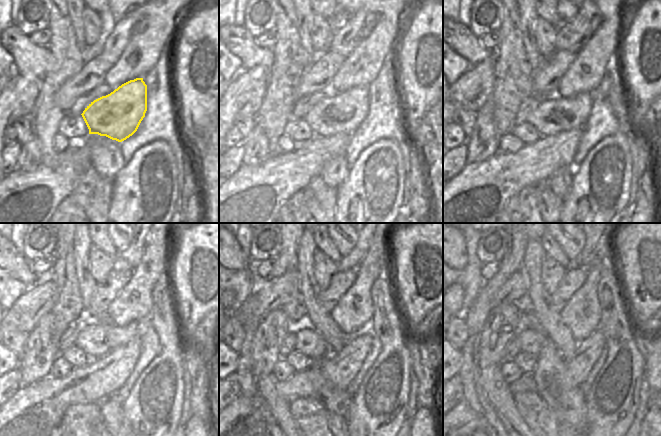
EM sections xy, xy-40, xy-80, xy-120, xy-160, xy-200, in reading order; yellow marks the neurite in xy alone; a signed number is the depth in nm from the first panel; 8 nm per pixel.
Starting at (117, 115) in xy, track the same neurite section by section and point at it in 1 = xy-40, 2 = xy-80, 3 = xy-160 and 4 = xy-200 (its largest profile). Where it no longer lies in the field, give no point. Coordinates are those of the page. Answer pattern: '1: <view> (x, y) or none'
1: xy-40 (342, 114)
2: xy-80 (553, 115)
3: xy-160 (308, 341)
4: xy-200 (529, 340)

